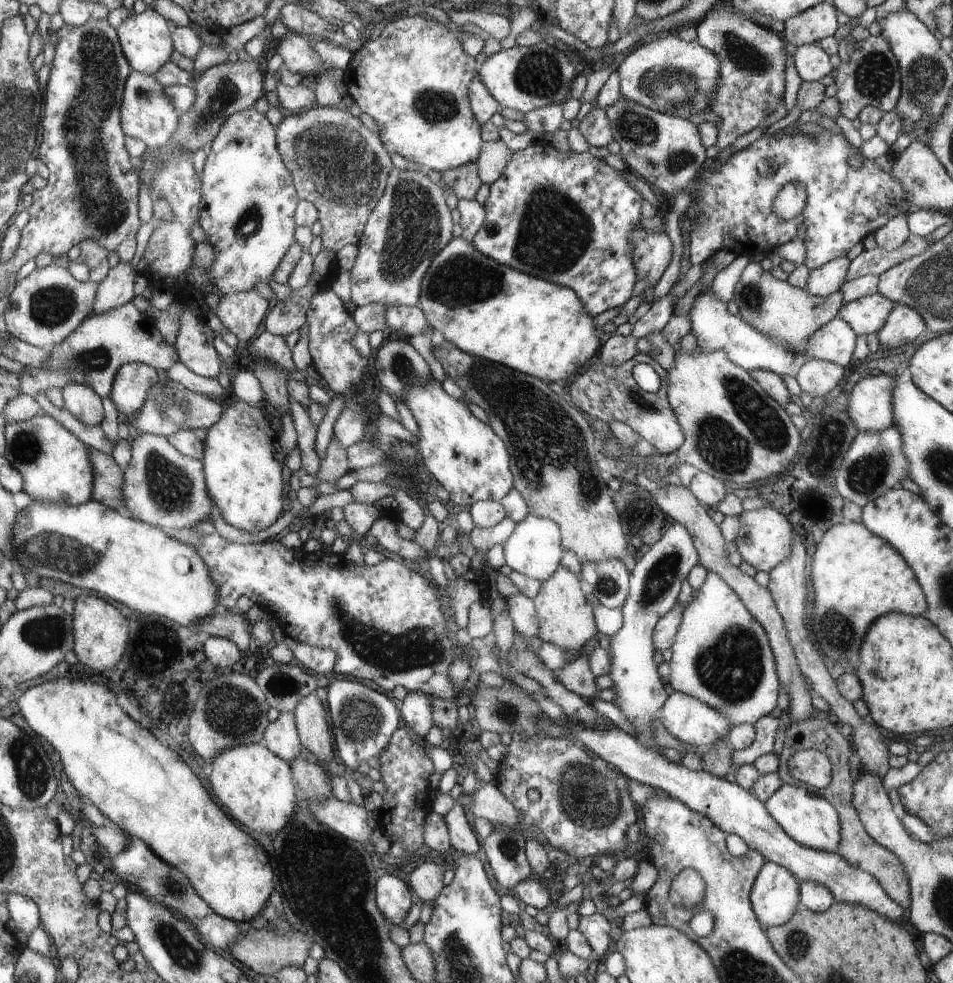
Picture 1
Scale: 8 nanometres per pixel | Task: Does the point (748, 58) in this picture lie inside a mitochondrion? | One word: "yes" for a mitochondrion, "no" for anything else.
yes

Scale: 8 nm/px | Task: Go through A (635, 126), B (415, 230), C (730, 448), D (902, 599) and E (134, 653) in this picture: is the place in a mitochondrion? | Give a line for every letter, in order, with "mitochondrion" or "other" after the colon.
A: mitochondrion
B: mitochondrion
C: mitochondrion
D: other
E: other

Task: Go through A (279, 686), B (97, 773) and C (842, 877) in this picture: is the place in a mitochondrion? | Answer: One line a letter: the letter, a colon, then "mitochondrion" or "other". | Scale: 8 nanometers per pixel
A: mitochondrion
B: other
C: mitochondrion

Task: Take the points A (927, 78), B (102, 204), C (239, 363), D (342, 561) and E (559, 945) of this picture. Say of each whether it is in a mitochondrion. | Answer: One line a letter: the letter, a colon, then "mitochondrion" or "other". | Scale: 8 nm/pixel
A: mitochondrion
B: mitochondrion
C: other
D: other
E: other

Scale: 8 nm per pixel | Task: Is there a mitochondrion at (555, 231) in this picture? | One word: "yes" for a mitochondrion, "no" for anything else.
yes

